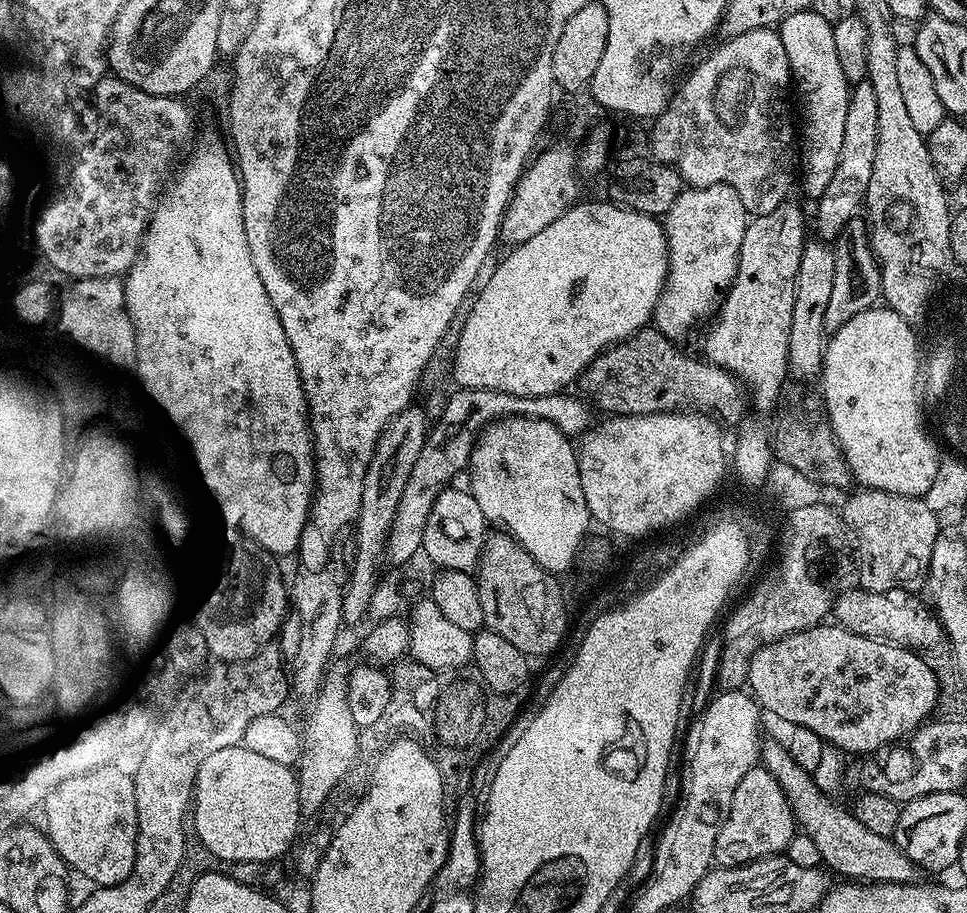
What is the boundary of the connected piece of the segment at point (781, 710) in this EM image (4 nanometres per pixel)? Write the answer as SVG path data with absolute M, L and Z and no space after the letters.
M821 622L814 628L795 632L759 648L752 655L750 670L748 671L747 687L750 689L756 703L760 705L761 709L767 715L769 712L770 715L777 716L780 720L785 720L785 725L788 726L806 726L806 730L814 730L814 734L818 734L824 739L825 745L839 748L844 754L850 754L850 752L867 754L889 744L903 741L905 738L911 736L921 724L925 723L935 713L932 711L935 710L936 699L940 696L940 684L936 681L936 676L932 673L931 666L920 656L923 655L911 648L901 648L899 644L888 644L884 640L871 640L862 634L854 634L850 630L841 628L835 622Z

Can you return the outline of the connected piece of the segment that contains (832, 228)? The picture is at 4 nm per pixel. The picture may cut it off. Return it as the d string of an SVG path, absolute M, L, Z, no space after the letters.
M867 78L860 81L848 93L846 106L846 130L842 137L842 154L830 186L815 201L816 228L825 241L835 241L852 220L856 211L861 211L864 195L870 186L870 174L874 174L874 154L878 154L878 102L874 99L874 86Z

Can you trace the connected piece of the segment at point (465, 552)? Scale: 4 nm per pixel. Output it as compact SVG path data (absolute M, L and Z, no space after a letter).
M457 486L445 487L434 502L434 510L430 510L428 534L424 538L423 555L429 556L441 569L450 572L472 572L480 562L486 541L486 521L482 514L482 506L474 499L471 491L464 492Z

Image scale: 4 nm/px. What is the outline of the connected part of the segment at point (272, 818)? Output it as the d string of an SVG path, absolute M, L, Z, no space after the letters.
M227 748L210 754L198 770L194 793L194 828L196 836L220 860L232 860L233 865L246 862L267 865L288 852L292 843L297 843L302 817L298 802L300 781L291 767L272 762L264 755L254 754L244 748Z

